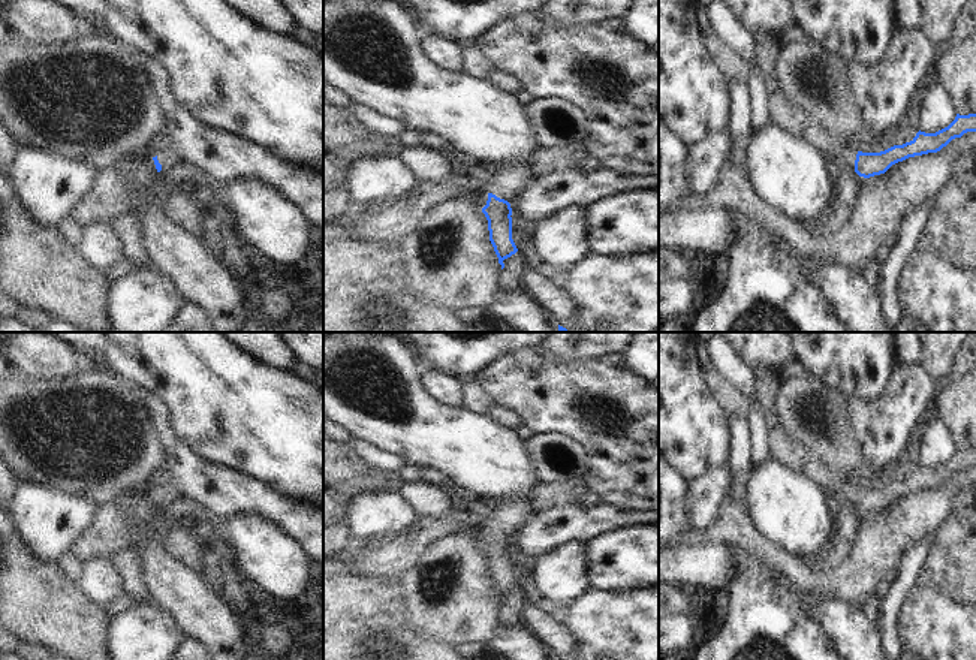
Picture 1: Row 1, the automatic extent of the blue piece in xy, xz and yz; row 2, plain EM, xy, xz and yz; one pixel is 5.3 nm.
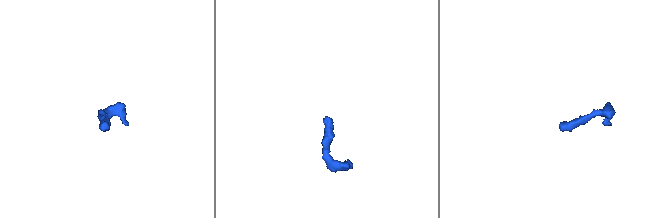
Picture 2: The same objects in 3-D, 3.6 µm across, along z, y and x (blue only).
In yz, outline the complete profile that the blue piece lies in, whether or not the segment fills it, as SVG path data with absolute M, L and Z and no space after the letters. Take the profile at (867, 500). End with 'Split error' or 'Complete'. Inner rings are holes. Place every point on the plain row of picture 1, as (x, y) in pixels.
M780 427L768 430L768 449L771 456L813 480L828 495L831 492L852 495L855 498L855 507L864 513L885 509L892 500L909 492L937 488L952 474L961 473L967 467L976 467L976 449L957 449L948 462L936 468L919 465L910 477L903 480L894 480L880 488L856 488L855 483L831 474L805 446L787 437Z. Split error

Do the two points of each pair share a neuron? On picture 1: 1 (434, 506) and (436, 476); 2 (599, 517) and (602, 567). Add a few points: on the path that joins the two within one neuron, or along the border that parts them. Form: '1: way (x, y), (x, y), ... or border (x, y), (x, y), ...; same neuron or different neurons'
1: border (422, 479), (437, 485); different neurons
2: border (635, 526), (617, 527), (586, 542); different neurons

